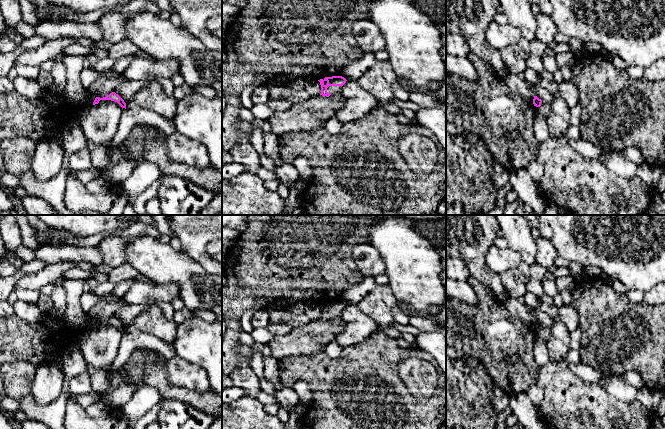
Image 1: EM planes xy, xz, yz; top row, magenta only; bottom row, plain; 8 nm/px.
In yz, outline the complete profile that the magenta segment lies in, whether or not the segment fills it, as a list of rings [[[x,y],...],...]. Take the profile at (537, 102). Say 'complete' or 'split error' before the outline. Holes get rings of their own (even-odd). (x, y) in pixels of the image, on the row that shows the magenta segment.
split error; [[[534,96],[533,104],[536,115],[541,116],[545,120],[547,120],[550,114],[550,105],[547,104],[546,102],[543,102],[537,96]]]

